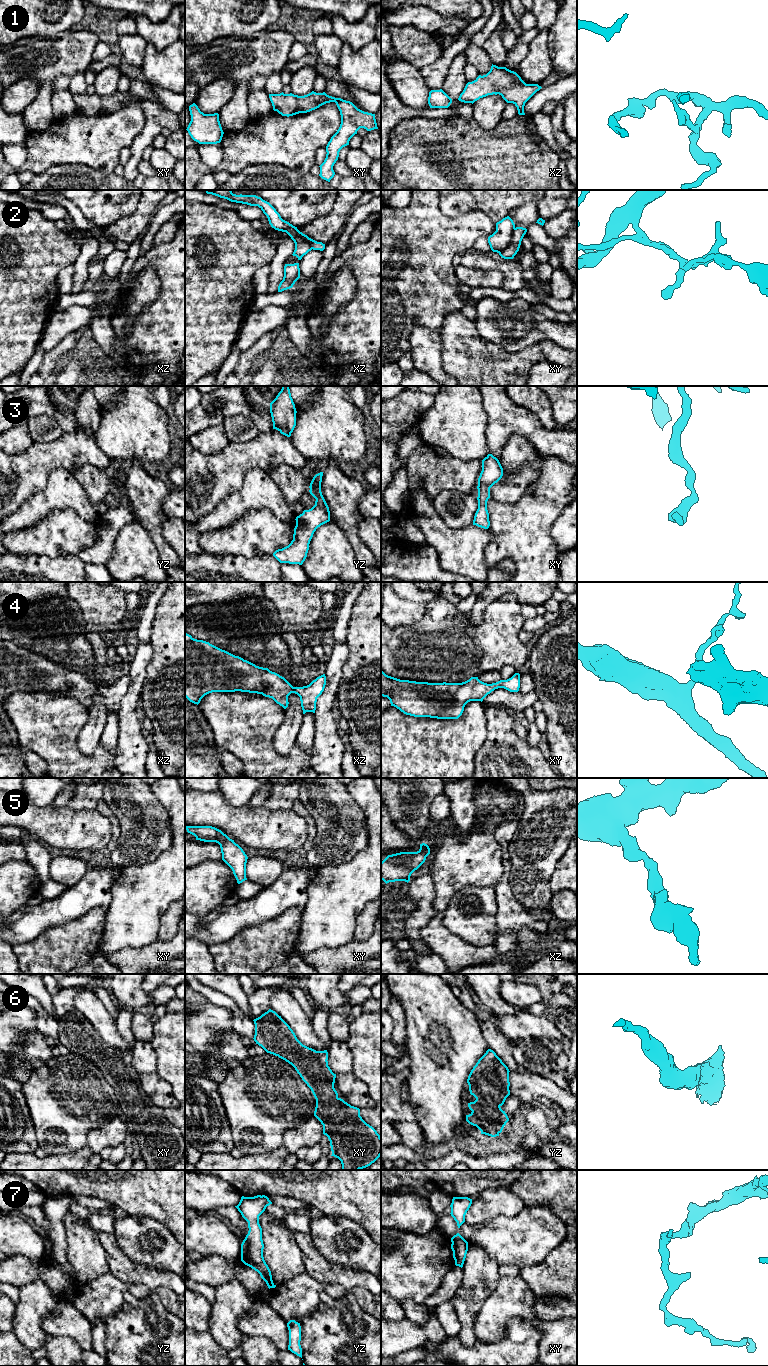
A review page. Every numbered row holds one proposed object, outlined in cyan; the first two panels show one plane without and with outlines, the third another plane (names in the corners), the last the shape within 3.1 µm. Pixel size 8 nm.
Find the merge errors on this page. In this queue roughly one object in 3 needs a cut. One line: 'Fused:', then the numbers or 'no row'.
Fused: 2

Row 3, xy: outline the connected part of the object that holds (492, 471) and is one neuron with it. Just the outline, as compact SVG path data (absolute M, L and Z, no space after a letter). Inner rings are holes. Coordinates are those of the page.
M488 454L482 460L482 471L478 478L478 509L475 513L473 525L488 529L490 526L487 501L490 498L490 488L503 476L503 468L499 460Z

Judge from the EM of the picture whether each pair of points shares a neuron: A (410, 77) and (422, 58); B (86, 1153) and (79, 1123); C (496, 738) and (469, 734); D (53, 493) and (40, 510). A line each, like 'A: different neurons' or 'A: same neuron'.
A: different neurons
B: different neurons
C: different neurons
D: same neuron

